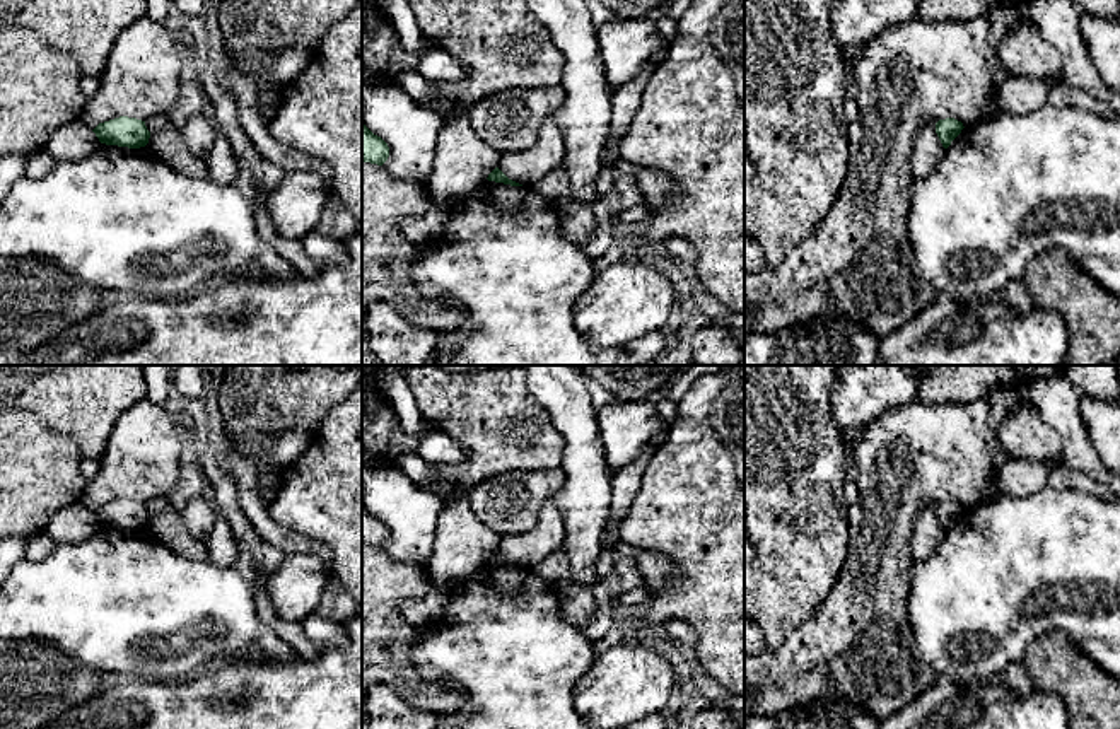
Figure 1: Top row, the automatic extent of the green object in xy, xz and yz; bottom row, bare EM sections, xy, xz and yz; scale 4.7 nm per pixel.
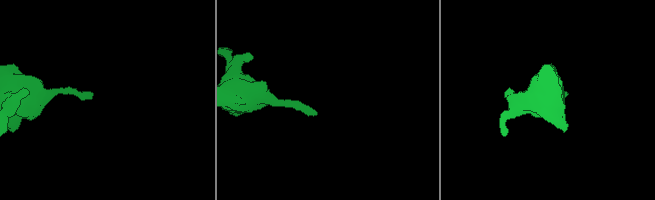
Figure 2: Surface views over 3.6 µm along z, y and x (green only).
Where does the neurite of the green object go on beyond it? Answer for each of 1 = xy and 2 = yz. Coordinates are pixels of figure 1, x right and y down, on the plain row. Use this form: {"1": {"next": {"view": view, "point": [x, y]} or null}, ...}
{"1": {"next": null}, "2": {"next": null}}

